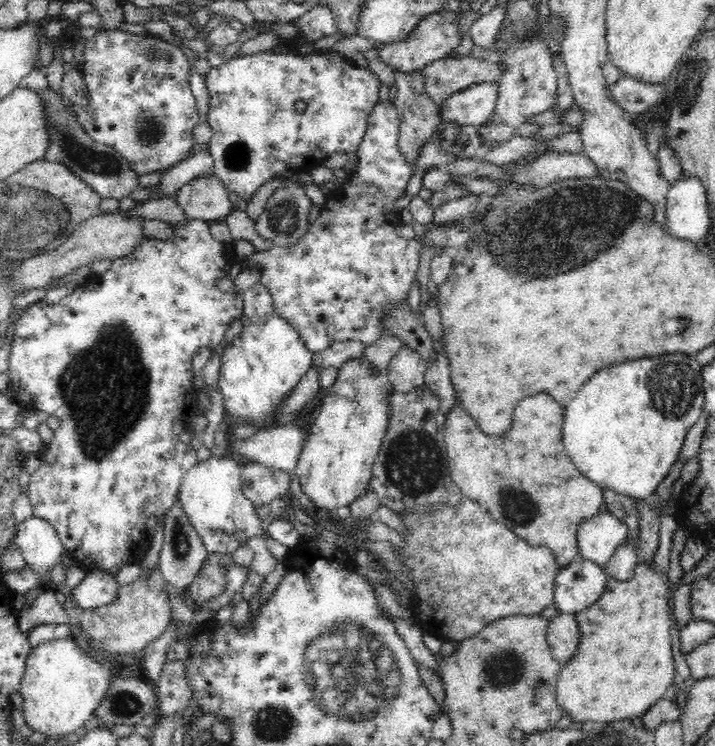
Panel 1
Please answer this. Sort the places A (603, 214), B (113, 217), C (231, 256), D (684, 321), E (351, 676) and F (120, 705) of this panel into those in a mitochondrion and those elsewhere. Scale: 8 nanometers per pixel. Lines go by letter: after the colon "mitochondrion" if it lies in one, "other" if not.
A: mitochondrion
B: other
C: other
D: other
E: mitochondrion
F: mitochondrion

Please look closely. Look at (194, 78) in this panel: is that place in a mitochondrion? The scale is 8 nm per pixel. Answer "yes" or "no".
no

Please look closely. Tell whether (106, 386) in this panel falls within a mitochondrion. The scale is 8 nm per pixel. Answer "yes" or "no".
yes

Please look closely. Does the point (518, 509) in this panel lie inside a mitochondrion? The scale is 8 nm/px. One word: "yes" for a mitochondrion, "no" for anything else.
yes

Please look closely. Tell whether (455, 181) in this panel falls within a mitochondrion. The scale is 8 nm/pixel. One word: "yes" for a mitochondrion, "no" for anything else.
no

